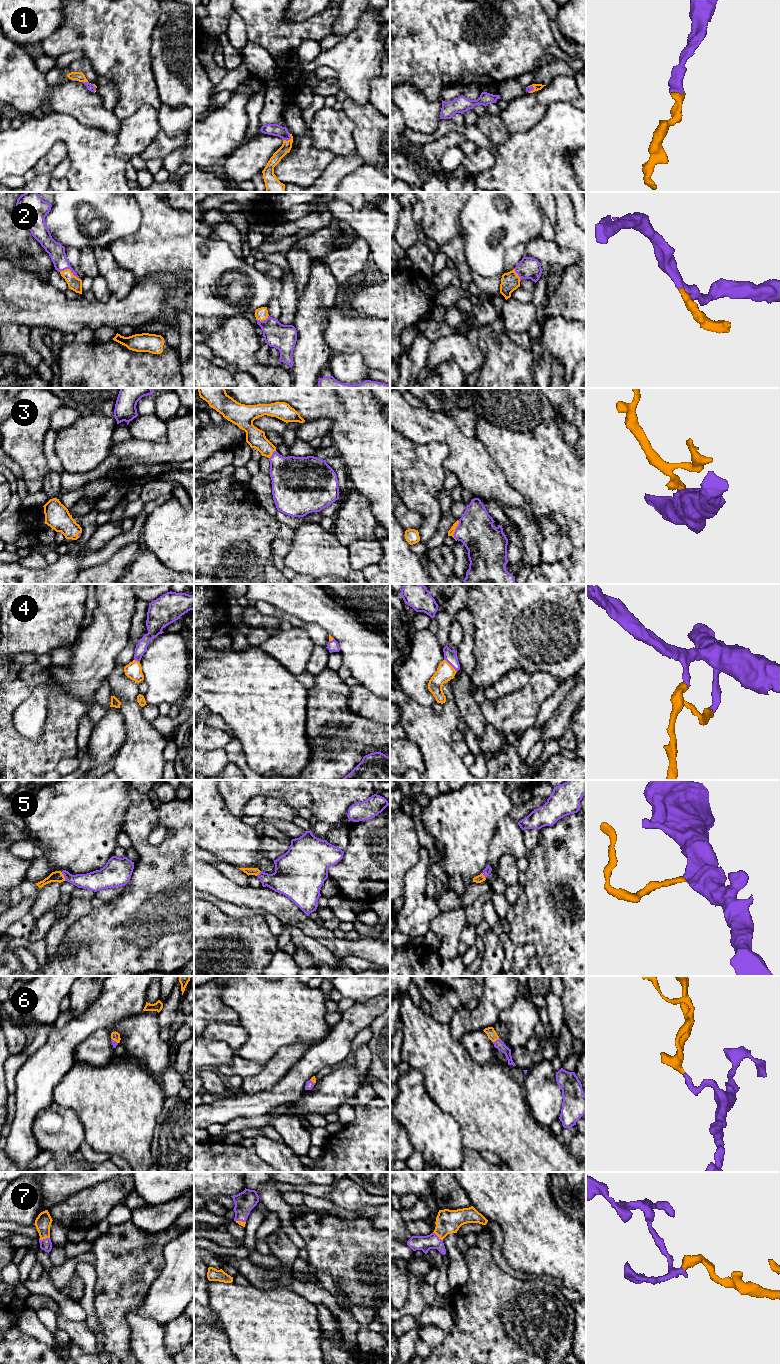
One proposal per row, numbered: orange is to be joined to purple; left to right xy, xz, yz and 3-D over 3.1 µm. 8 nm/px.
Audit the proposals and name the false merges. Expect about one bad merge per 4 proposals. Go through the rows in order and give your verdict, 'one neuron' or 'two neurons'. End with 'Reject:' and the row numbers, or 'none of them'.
1: one neuron
2: one neuron
3: one neuron
4: one neuron
5: one neuron
6: one neuron
7: one neuron
Reject: none of them

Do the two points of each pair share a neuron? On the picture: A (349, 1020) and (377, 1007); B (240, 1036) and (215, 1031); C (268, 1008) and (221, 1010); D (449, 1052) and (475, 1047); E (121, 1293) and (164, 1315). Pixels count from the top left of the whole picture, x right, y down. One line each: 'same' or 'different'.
A: same
B: same
C: different
D: different
E: different

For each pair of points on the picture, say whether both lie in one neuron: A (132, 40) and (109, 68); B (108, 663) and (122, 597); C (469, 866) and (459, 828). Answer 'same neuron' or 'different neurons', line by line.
A: same neuron
B: same neuron
C: same neuron

